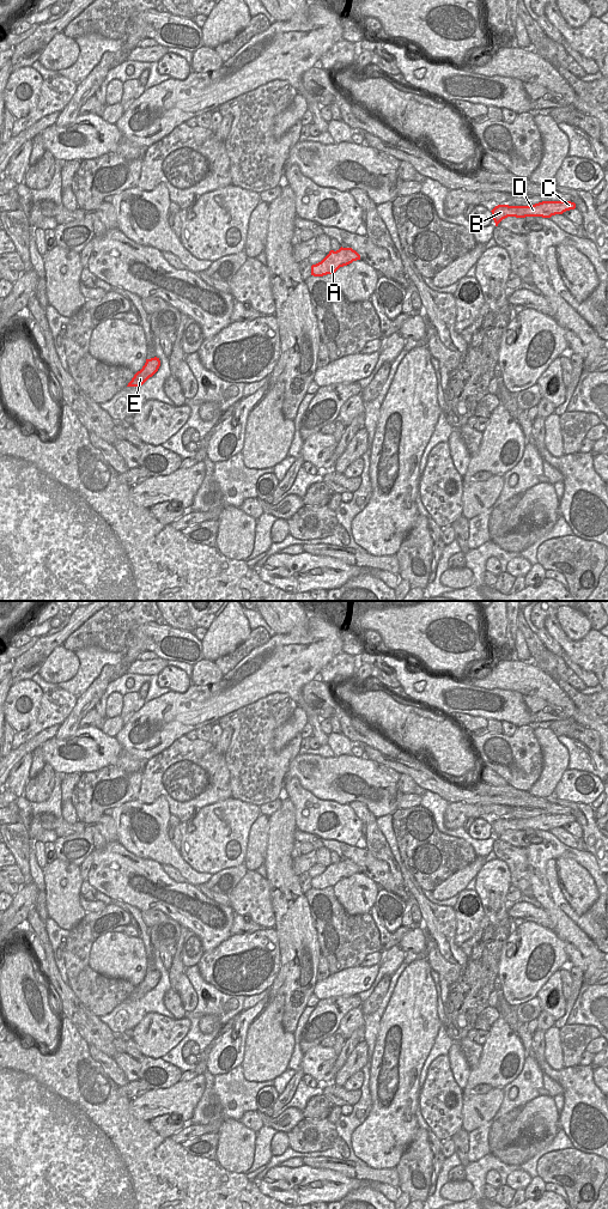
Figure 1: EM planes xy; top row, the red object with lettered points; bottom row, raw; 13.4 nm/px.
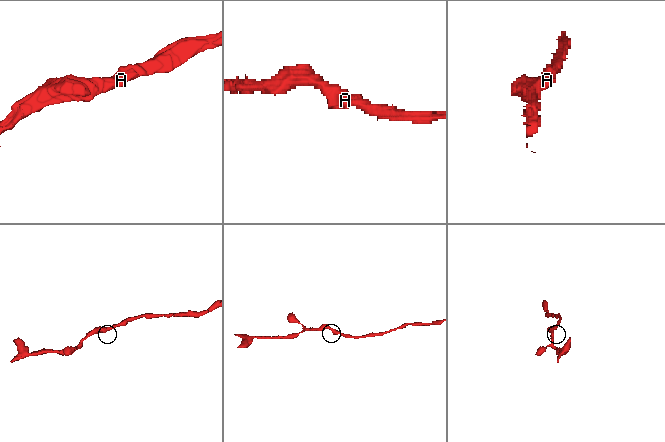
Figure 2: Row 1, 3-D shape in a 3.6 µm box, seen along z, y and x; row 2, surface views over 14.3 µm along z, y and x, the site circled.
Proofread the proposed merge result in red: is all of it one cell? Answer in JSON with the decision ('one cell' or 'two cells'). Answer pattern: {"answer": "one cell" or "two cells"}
{"answer": "one cell"}

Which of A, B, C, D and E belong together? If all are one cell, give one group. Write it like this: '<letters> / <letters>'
A B C D E

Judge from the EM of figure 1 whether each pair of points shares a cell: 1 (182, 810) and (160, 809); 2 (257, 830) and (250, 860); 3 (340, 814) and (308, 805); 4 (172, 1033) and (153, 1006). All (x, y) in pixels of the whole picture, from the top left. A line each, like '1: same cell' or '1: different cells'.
1: different cells
2: same cell
3: same cell
4: different cells

